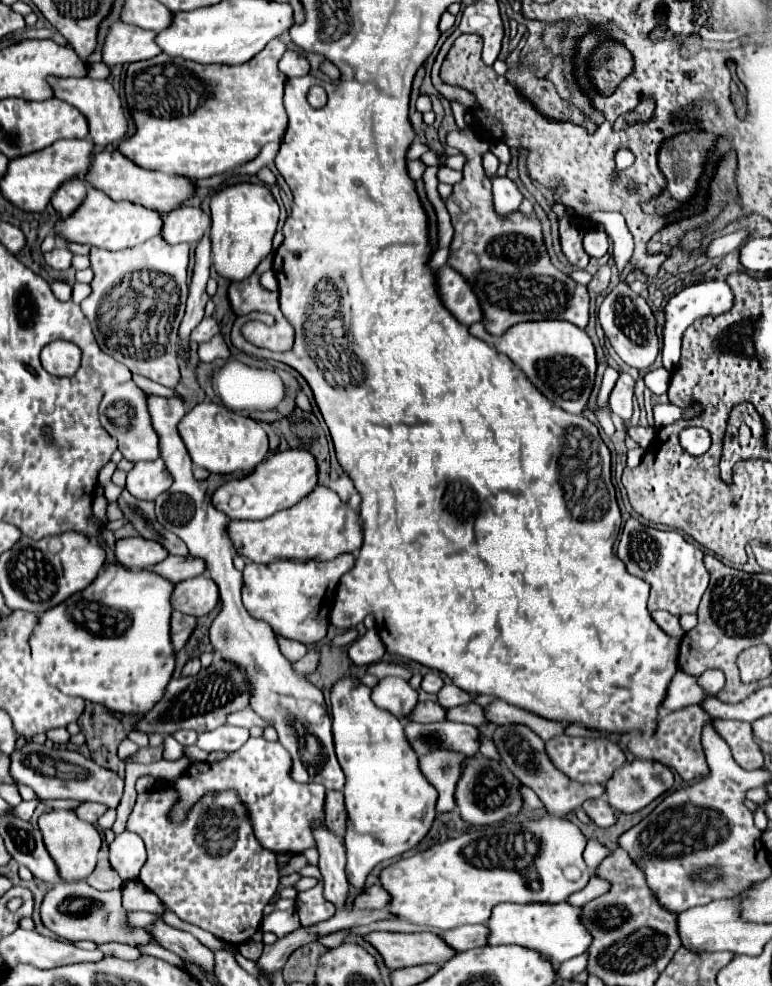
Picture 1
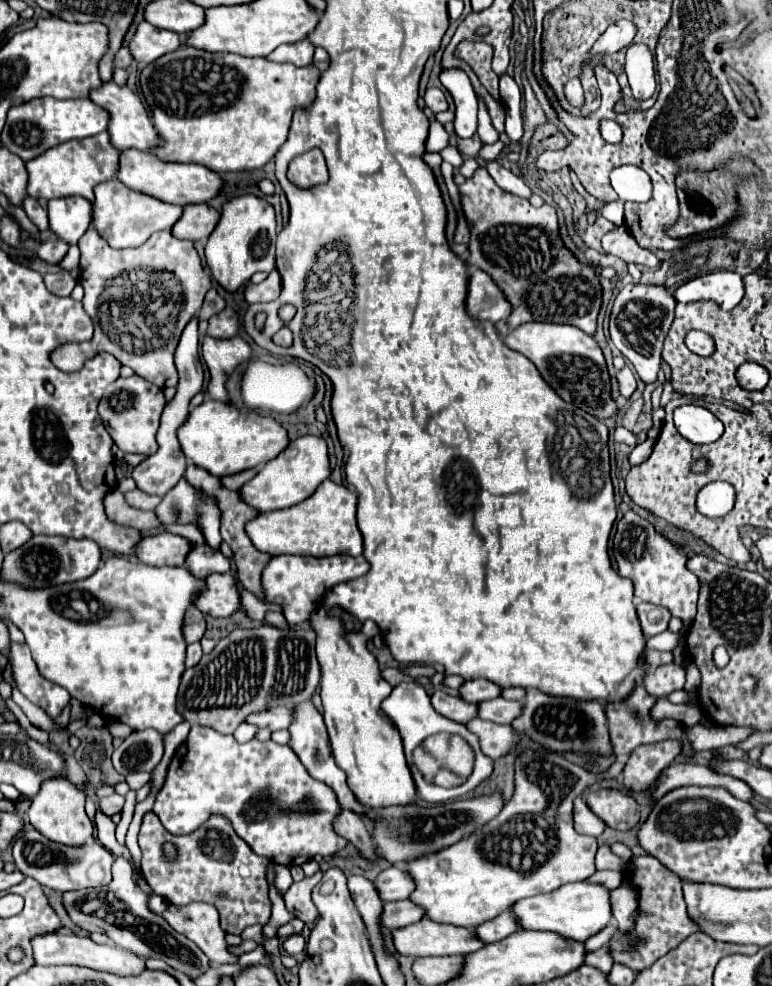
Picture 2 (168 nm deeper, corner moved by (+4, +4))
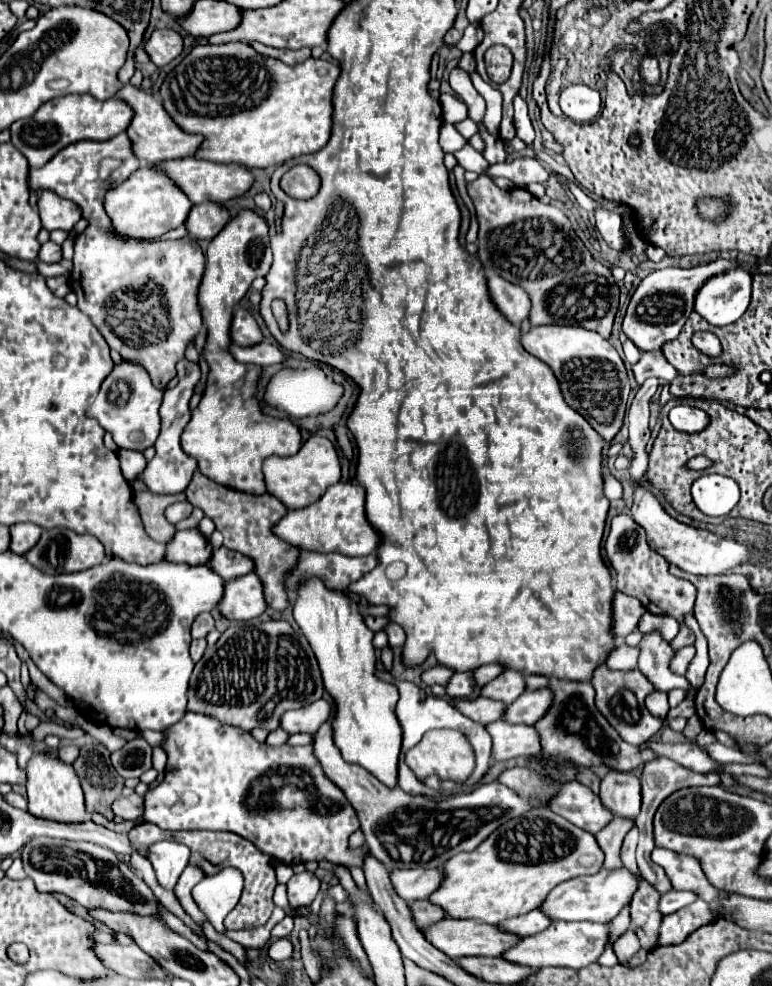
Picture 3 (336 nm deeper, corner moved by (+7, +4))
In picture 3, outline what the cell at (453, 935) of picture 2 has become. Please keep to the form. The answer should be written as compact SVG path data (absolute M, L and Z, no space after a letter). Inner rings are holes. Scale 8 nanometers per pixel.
M445 917L445 919L429 925L429 927L423 927L421 931L427 937L427 941L431 941L431 945L435 945L439 951L447 953L447 957L451 957L451 959L465 957L465 955L499 957L503 951L507 951L509 947L513 947L519 941L519 937L515 937L511 933L503 933L493 925L467 921L467 919L451 919L451 917Z

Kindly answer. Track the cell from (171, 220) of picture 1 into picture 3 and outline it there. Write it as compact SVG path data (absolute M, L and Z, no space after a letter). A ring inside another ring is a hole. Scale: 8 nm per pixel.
M201 203L193 205L185 221L187 233L193 239L213 239L223 225L229 221L229 213L219 203Z

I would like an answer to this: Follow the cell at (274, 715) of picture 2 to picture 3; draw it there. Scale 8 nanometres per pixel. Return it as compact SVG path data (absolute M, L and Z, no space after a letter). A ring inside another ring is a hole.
M319 699L311 705L305 705L303 709L291 709L283 713L279 719L279 727L287 733L315 733L317 727L327 721L331 715L331 707L325 699Z

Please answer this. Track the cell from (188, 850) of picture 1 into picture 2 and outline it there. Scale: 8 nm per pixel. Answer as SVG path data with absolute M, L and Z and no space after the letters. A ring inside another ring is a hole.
M150 811L144 815L138 845L142 851L142 873L156 895L162 895L168 903L186 905L190 901L214 903L220 911L220 925L226 933L240 935L248 925L264 925L270 919L272 903L268 899L266 865L270 861L256 855L244 839L240 839L226 817L210 817L206 825L190 835L176 837L164 829L158 817ZM174 841L178 847L178 859L166 861L162 857L162 845ZM226 891L226 899L214 901L214 893Z

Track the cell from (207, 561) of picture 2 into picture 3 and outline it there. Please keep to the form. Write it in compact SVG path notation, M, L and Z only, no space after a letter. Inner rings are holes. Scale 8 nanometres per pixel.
M219 547L213 549L211 553L211 561L209 561L211 569L215 569L215 573L219 573L219 577L223 579L233 579L233 577L241 577L253 571L253 561L237 551L231 551L227 547Z

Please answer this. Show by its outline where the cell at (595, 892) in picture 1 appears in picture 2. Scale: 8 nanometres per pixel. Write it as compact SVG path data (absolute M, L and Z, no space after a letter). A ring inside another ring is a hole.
M596 871L588 881L594 881L594 883L602 883L602 885L606 885L608 889L616 889L616 887L620 887L620 883L622 883L622 873L616 873L616 871Z

